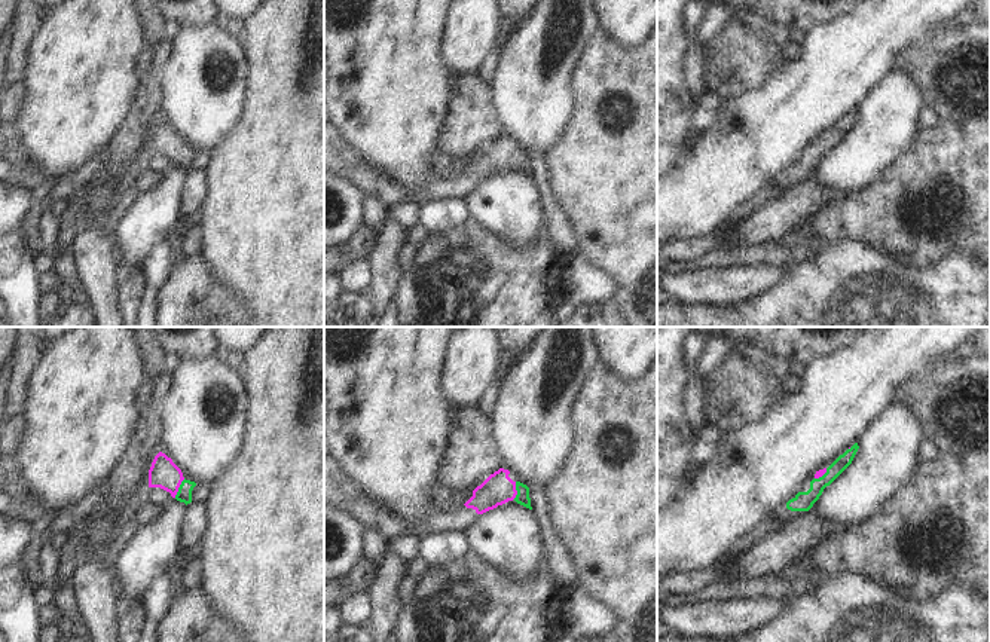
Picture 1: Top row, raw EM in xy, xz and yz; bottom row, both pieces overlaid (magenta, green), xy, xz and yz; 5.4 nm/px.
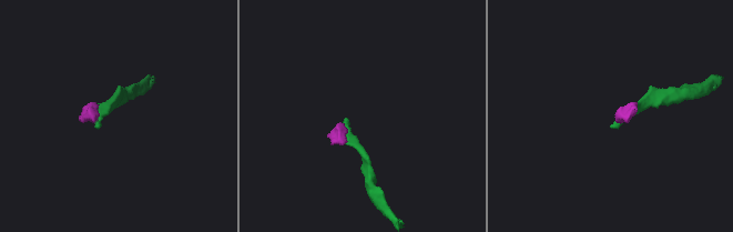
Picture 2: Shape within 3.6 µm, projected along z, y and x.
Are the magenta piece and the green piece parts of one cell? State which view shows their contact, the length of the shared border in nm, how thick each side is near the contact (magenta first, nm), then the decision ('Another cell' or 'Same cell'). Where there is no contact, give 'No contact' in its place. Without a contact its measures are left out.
Touches magenta in xy. Shared border 120 nm. Thickness 160 nm (magenta) against 80 nm. Same cell.

